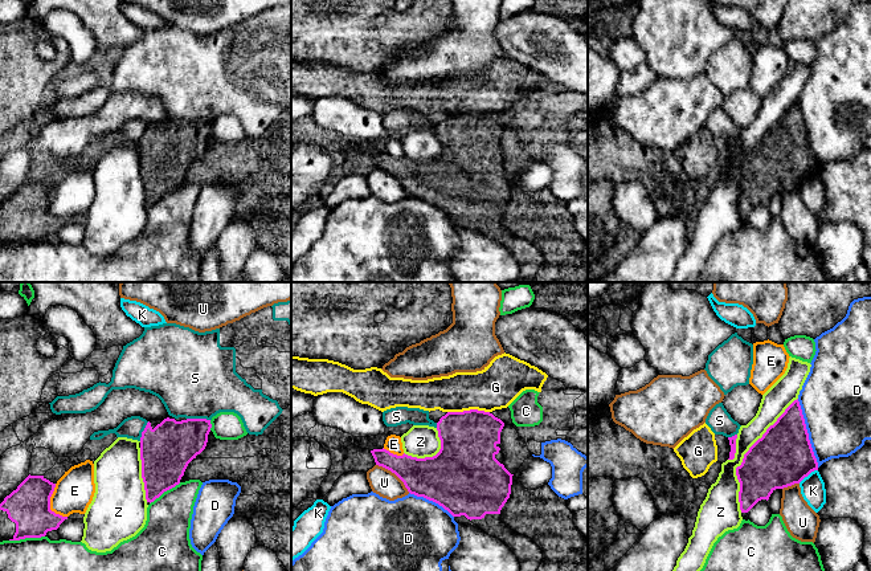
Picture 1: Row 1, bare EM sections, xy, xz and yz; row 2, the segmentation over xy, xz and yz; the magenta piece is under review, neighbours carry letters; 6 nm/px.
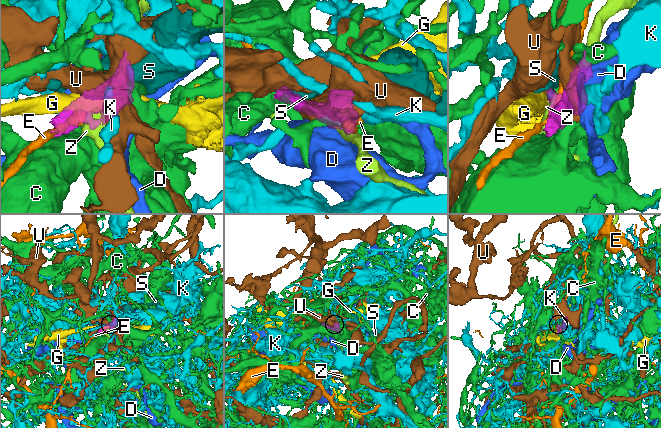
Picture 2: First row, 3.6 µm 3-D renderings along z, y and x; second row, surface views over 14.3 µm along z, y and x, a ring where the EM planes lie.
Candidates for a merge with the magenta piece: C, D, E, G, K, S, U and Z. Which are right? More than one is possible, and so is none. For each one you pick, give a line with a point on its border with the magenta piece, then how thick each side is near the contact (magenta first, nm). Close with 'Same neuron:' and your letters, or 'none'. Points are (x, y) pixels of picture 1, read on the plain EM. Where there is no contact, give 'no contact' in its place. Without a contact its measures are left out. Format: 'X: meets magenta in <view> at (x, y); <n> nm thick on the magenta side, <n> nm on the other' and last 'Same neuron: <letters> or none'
Same neuron: none

